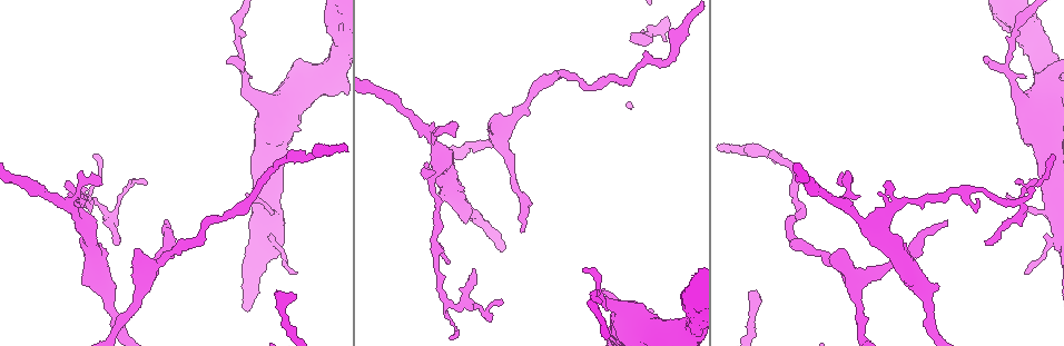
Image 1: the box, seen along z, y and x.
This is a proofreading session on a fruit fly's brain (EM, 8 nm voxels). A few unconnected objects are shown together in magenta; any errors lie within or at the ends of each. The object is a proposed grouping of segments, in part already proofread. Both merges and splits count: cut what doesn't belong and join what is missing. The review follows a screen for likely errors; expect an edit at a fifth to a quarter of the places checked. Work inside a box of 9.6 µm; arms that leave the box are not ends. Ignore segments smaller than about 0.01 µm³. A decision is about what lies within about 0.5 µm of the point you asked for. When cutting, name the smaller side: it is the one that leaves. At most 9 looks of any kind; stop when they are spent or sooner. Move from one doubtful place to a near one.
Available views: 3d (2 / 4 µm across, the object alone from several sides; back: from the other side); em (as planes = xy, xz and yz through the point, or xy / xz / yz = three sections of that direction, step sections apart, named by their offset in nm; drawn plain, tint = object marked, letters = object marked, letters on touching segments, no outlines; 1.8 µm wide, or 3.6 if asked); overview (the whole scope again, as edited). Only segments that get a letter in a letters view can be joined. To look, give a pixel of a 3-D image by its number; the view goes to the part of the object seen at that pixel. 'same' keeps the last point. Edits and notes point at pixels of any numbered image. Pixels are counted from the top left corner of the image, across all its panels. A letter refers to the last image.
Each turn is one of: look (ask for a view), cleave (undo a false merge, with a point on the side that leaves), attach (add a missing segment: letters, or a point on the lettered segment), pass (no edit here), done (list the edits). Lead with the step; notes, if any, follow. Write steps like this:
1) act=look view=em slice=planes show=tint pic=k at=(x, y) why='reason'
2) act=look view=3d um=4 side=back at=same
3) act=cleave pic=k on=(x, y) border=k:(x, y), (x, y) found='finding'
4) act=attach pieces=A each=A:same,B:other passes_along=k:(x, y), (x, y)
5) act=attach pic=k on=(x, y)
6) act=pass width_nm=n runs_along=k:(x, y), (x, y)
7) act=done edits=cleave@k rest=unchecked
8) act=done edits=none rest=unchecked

act=look view=em slice=yz step=8 show=tint pic=1 at=(165, 221) why='free end'

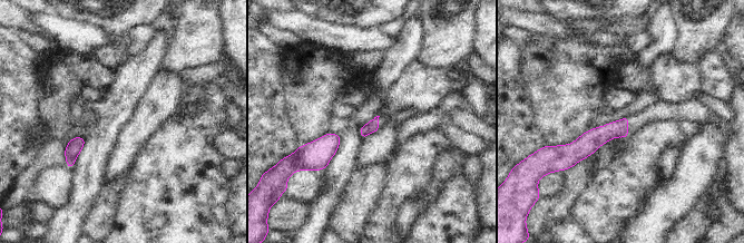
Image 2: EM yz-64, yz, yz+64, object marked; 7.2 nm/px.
act=look view=em slice=planes show=letters at=same

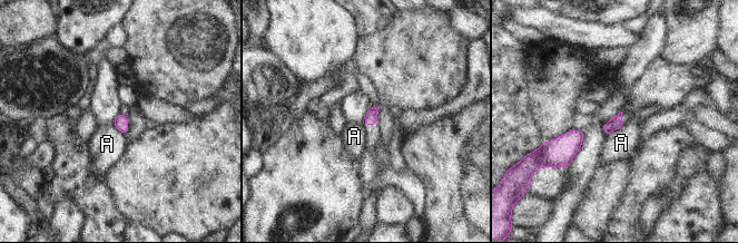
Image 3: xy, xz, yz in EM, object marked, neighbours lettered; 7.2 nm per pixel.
act=pass each=A:other border=3:(622, 125), (606, 136) found='none of them fits'

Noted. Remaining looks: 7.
act=look view=em slice=yz step=16 show=letters pic=1 at=(1034, 182) why='free end'

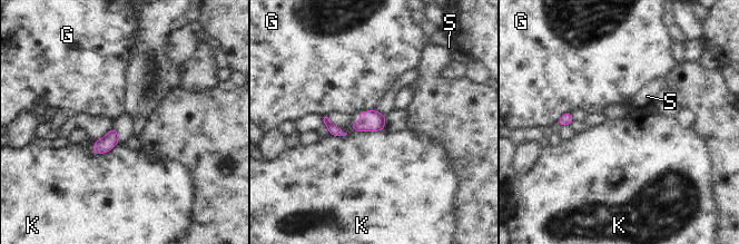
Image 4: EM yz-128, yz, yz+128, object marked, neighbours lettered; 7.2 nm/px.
act=pass each=G:other,K:other,S:other border=4:(118, 142), (104, 153), (91, 153) found='no lettered segment goes on from it'

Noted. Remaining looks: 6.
act=look view=em slice=planes show=letters pic=1 at=(502, 136) why='calibre changes'

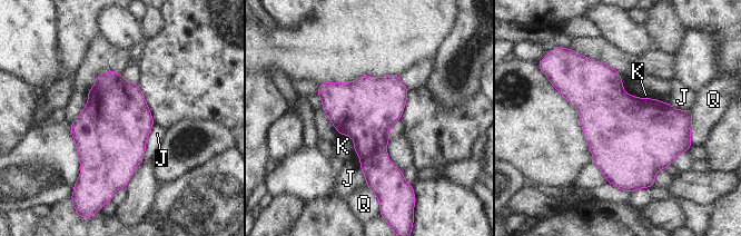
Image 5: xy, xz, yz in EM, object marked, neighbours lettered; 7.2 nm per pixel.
act=pass each=J:other,K:other,Q:other found='all the same neuron'

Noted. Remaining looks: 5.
act=look view=em slice=xz step=8 show=tint pic=1 at=(226, 62)

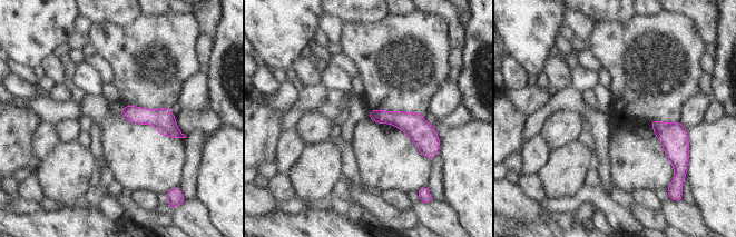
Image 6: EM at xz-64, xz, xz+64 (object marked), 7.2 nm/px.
act=look view=em slice=planes show=tint at=same

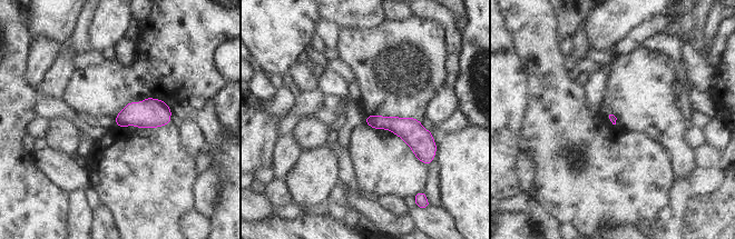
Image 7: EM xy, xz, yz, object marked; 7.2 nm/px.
act=look view=em slice=planes show=letters at=same why='what lies round it'

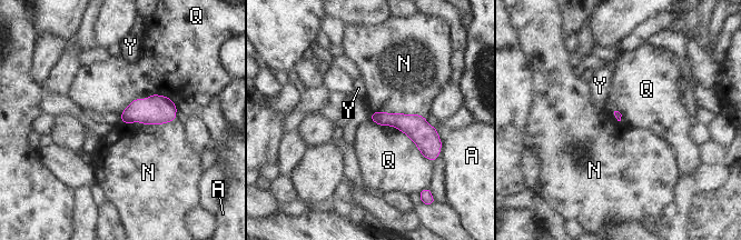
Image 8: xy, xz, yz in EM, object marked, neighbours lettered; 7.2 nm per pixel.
act=pass each=A:other,N:other,Q:other,Y:other found='no lettered segment goes on from it'

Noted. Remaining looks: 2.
act=done edits=none rest=unchecked

